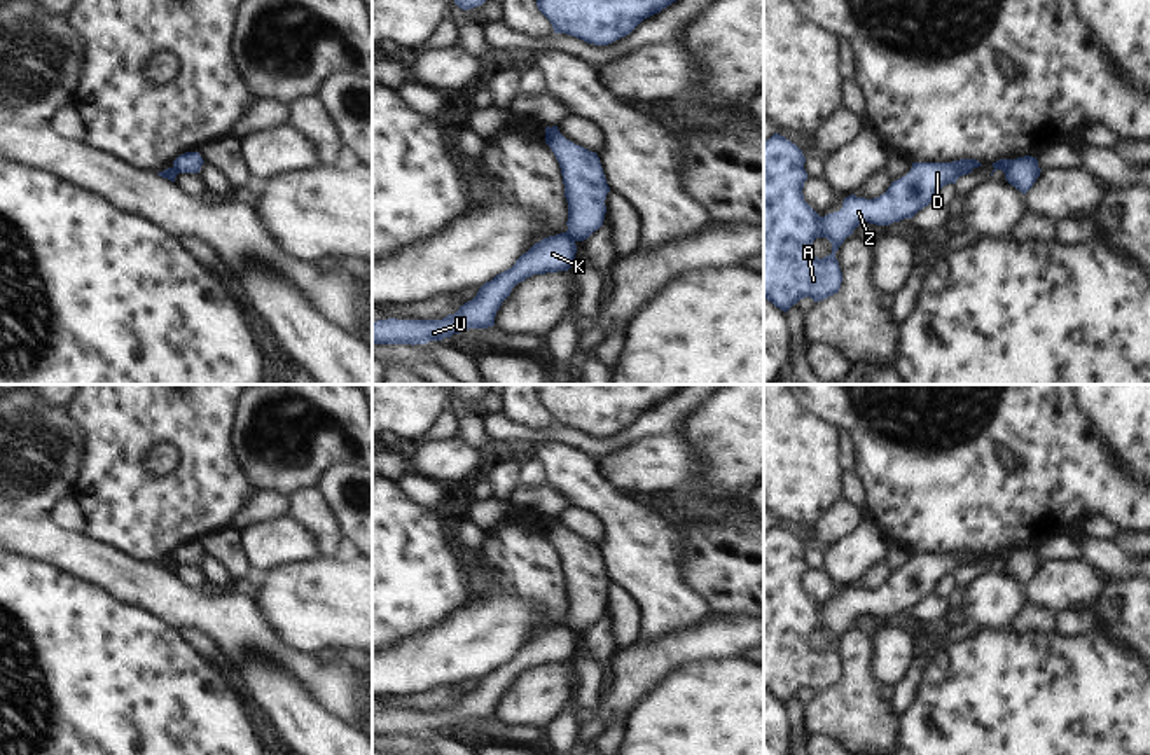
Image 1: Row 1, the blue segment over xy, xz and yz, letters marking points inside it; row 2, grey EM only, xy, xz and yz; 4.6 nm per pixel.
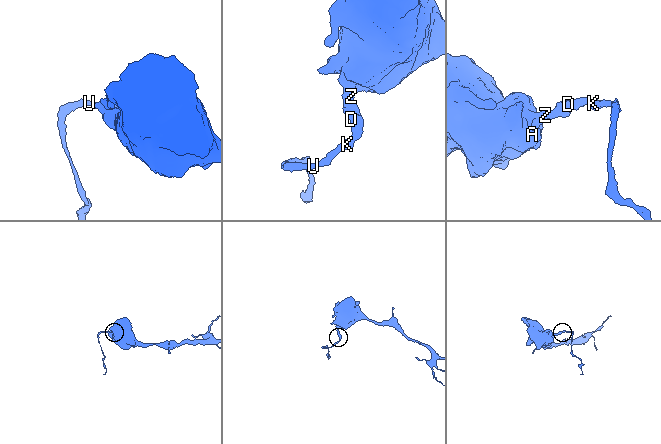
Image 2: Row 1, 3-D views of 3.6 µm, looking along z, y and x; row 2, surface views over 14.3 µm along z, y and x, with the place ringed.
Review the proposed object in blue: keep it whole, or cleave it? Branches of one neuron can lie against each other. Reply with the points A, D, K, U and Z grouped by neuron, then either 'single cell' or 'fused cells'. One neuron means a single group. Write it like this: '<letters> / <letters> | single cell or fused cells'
A D Z / K U | fused cells

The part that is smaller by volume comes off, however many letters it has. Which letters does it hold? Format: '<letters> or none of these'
K, U

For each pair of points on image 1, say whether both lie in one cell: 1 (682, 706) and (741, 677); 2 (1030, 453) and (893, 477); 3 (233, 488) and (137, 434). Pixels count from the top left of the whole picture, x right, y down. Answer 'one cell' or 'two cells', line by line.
1: one cell
2: one cell
3: one cell

